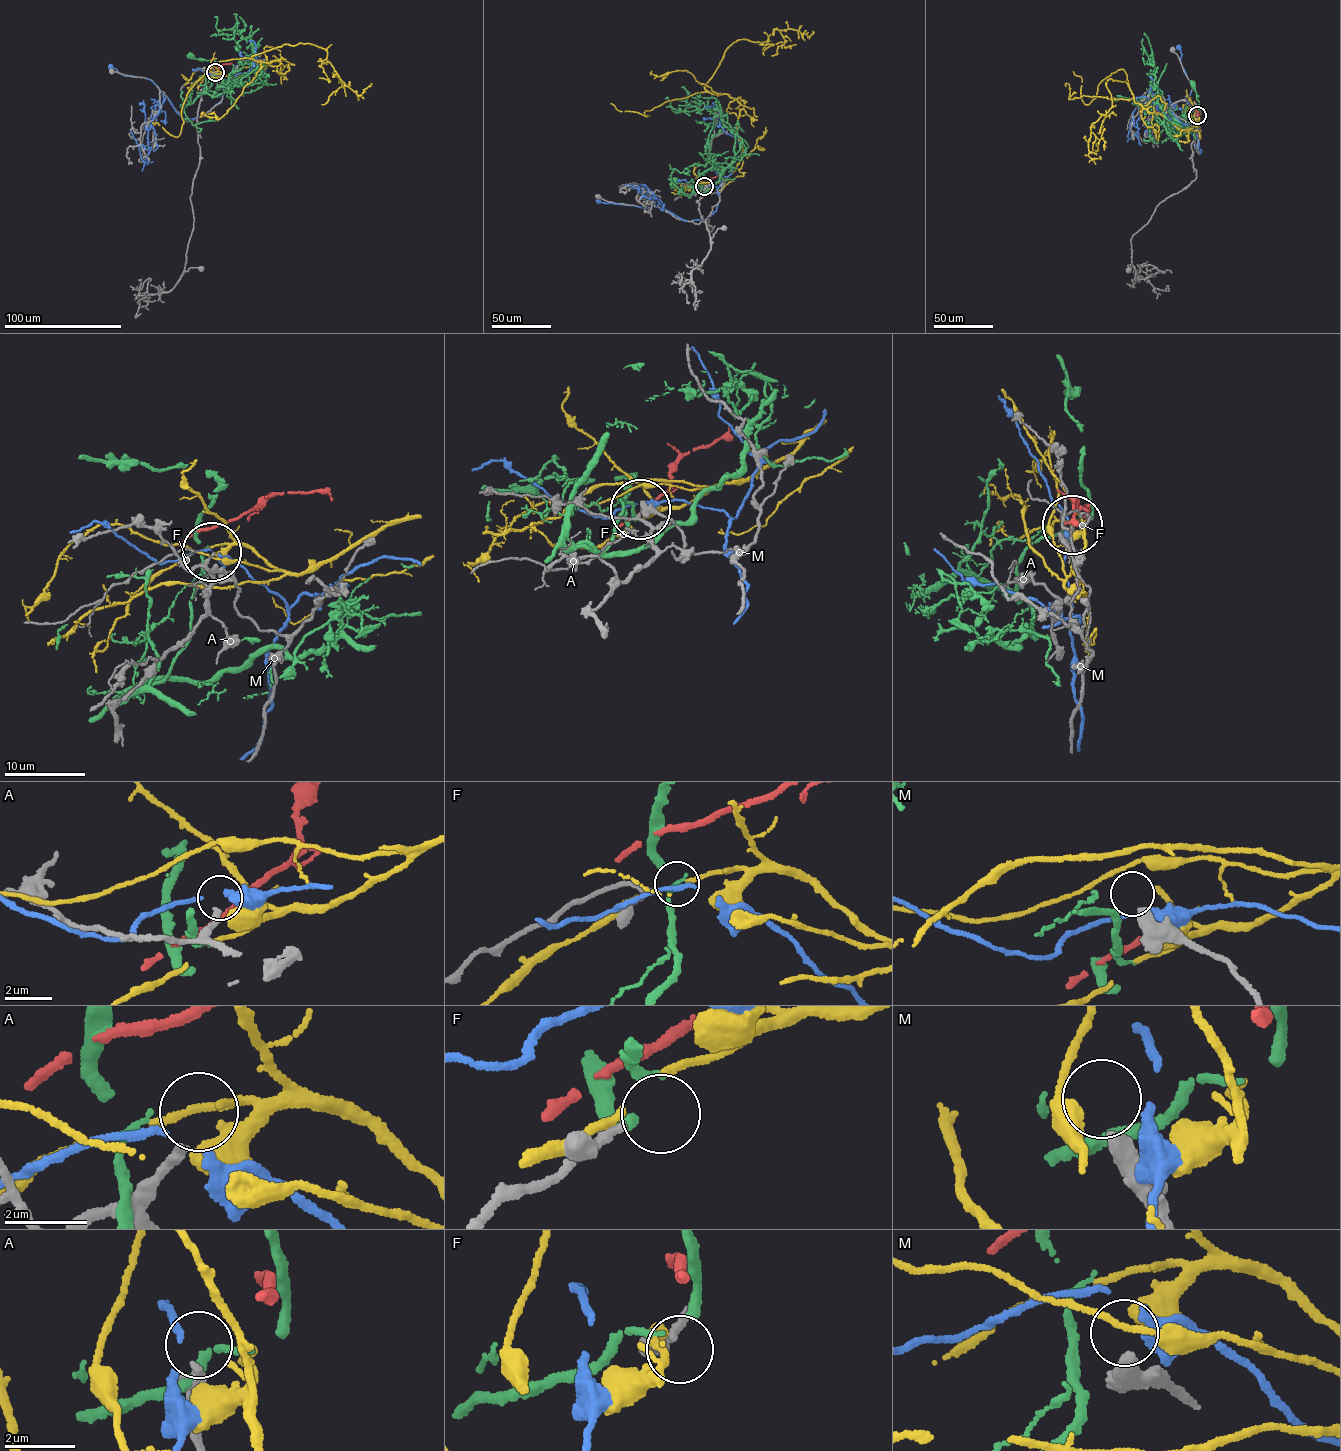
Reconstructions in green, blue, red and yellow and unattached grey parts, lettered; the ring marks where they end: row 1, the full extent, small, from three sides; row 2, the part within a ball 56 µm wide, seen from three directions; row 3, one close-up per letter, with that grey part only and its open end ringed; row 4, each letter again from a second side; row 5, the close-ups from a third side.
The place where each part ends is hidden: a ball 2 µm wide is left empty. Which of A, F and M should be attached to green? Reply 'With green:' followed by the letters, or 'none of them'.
With green: none of them

